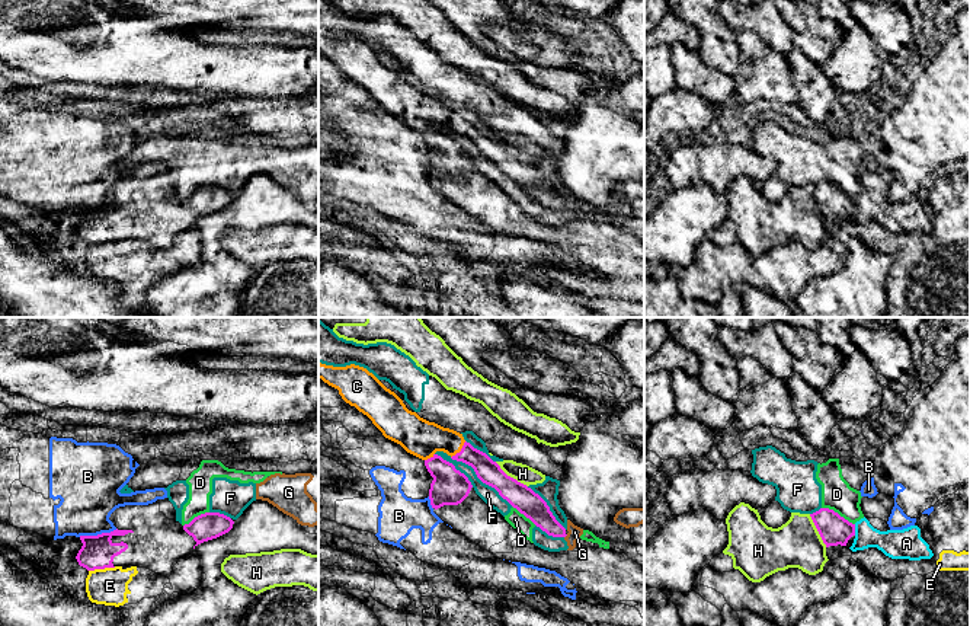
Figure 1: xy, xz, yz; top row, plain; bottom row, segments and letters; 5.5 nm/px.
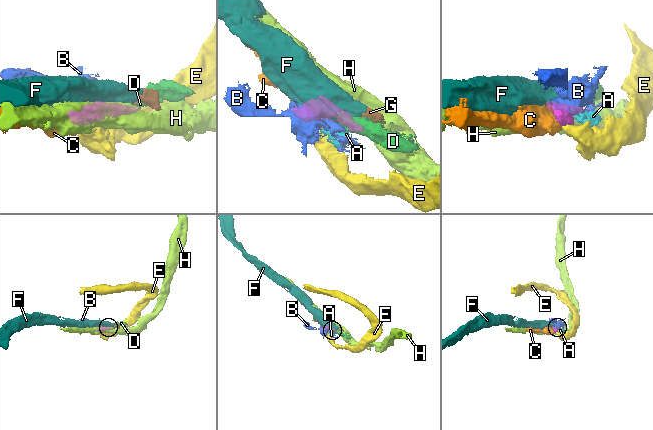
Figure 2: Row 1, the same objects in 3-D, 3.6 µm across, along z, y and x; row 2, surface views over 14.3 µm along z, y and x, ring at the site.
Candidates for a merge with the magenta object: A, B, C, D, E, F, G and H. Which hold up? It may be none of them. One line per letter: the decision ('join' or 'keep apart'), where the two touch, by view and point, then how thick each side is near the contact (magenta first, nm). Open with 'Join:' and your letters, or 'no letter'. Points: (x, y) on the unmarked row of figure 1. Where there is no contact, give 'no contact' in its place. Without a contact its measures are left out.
Join: A, C
A: join; meets magenta in yz at (854, 204); 160 nm thick on the magenta side, 160 nm on the other
B: keep apart; meets magenta in xy at (98, 208); 190 nm thick on the magenta side, 340 nm on the other
C: join; meets magenta in xz at (461, 124); 140 nm thick on the magenta side, 200 nm on the other
D: keep apart; meets magenta in yz at (836, 187); 160 nm thick on the magenta side, 170 nm on the other
E: keep apart; meets magenta in xy at (102, 242); 190 nm thick on the magenta side, 200 nm on the other
F: keep apart; meets magenta in xz at (474, 144); 140 nm thick on the magenta side, 90 nm on the other
G: keep apart; no contact
H: keep apart; meets magenta in xz at (509, 150); 140 nm thick on the magenta side, 100 nm on the other

